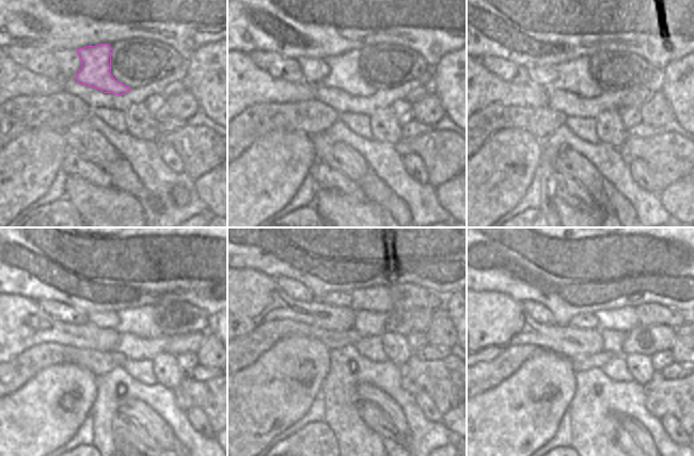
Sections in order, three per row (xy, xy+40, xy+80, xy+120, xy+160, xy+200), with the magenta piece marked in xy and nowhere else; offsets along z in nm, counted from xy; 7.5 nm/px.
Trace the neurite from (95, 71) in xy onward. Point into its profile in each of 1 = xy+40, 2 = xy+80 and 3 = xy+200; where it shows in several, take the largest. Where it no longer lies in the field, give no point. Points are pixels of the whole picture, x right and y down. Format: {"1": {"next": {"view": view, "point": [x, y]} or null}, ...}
{"1": {"next": {"view": "xy+40", "point": [343, 75]}}, "2": {"next": {"view": "xy+80", "point": [573, 76]}}, "3": {"next": {"view": "xy+200", "point": [574, 336]}}}

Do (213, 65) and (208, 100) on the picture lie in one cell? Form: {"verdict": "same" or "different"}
{"verdict": "same"}

